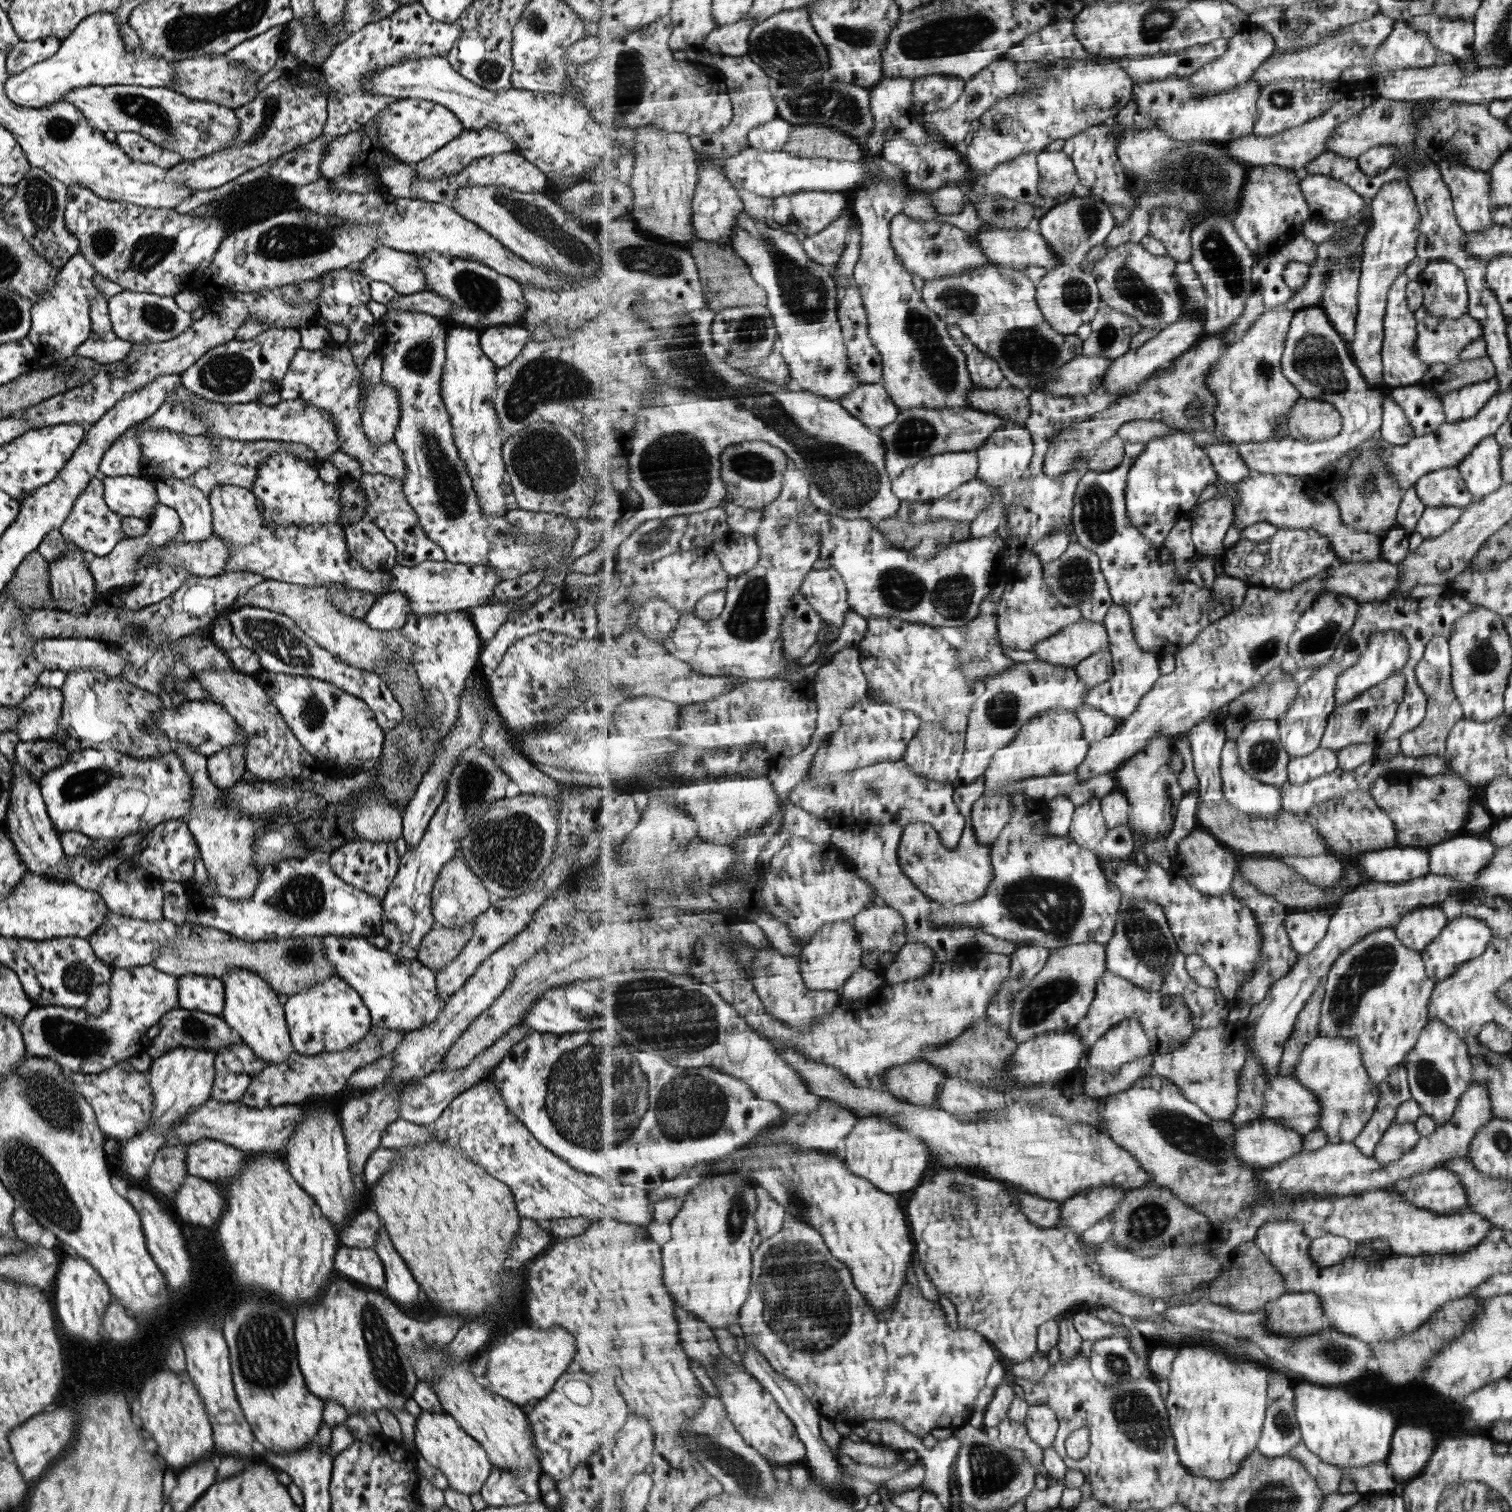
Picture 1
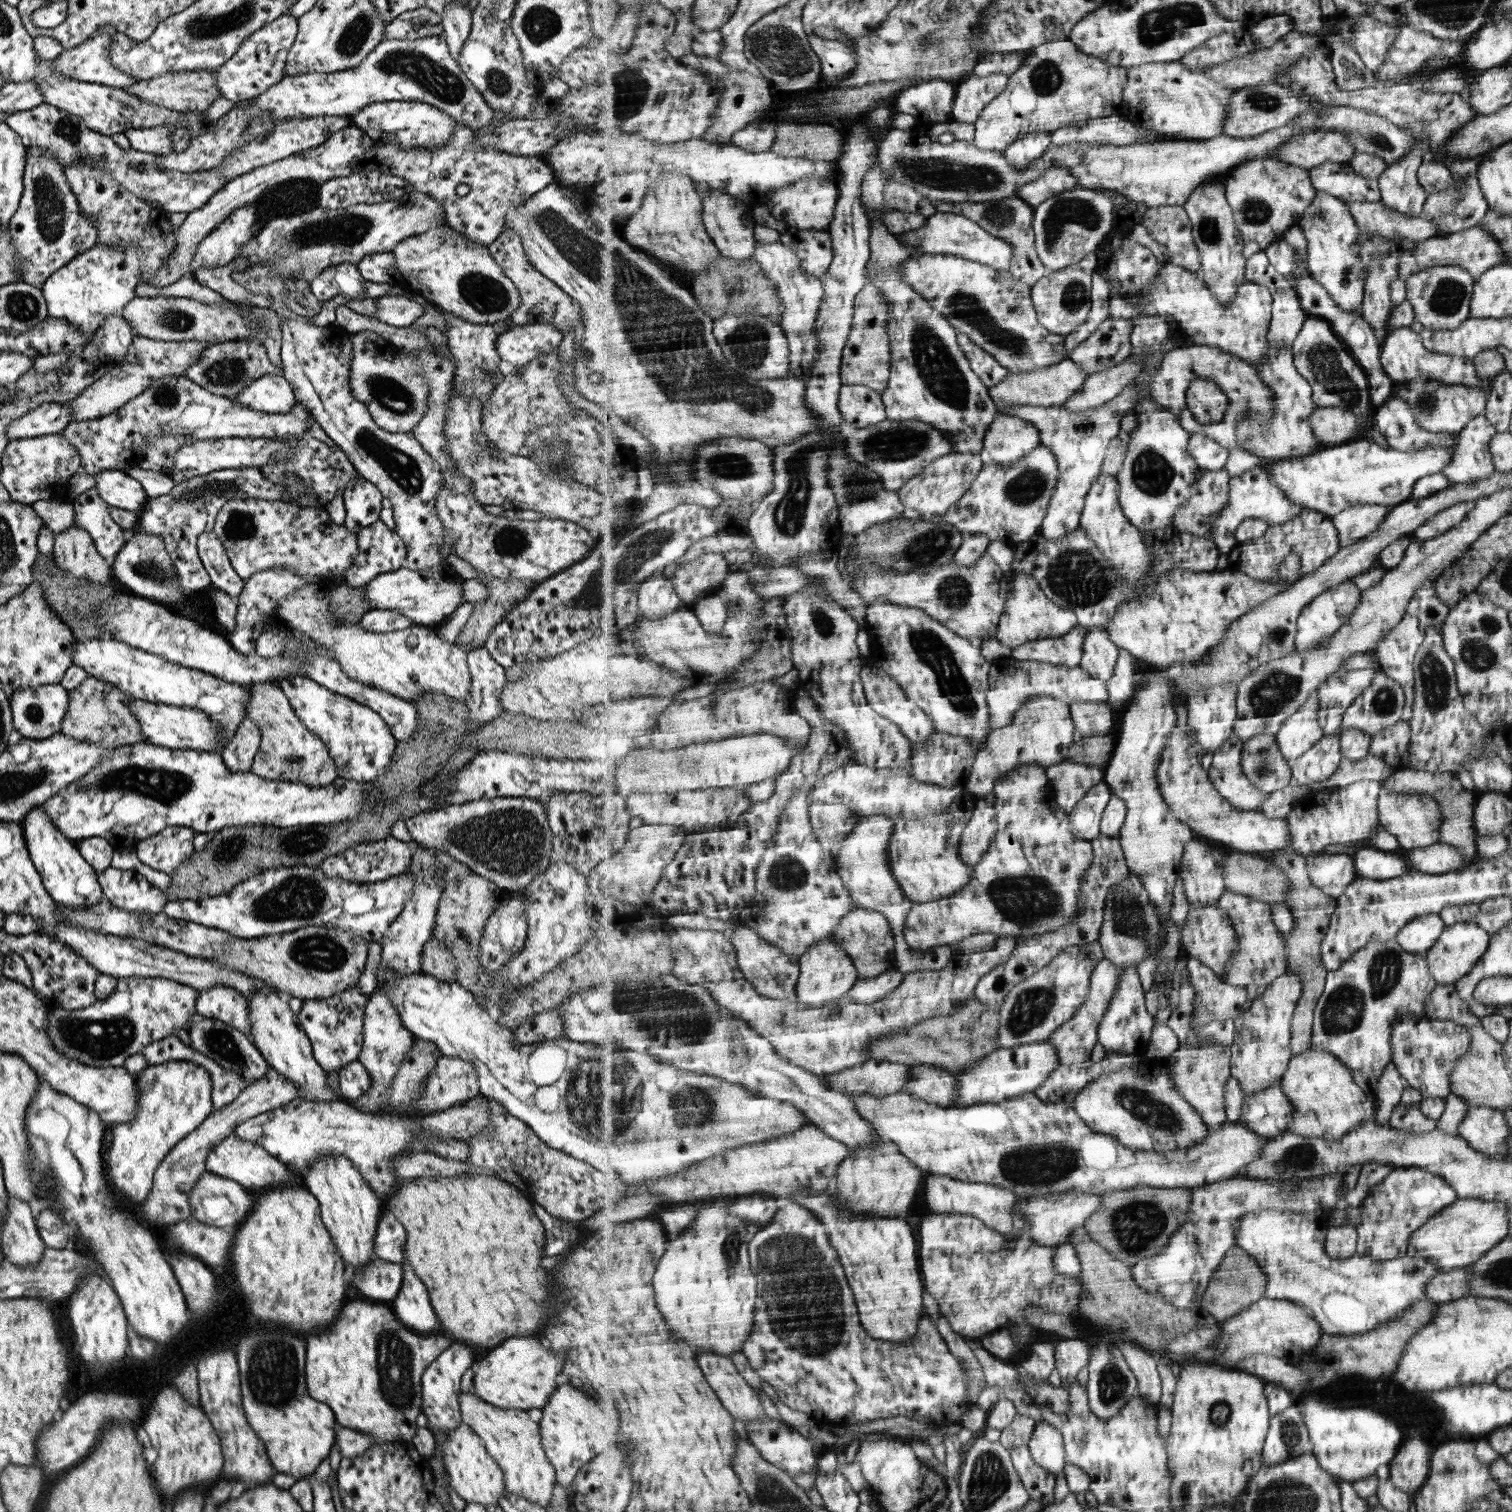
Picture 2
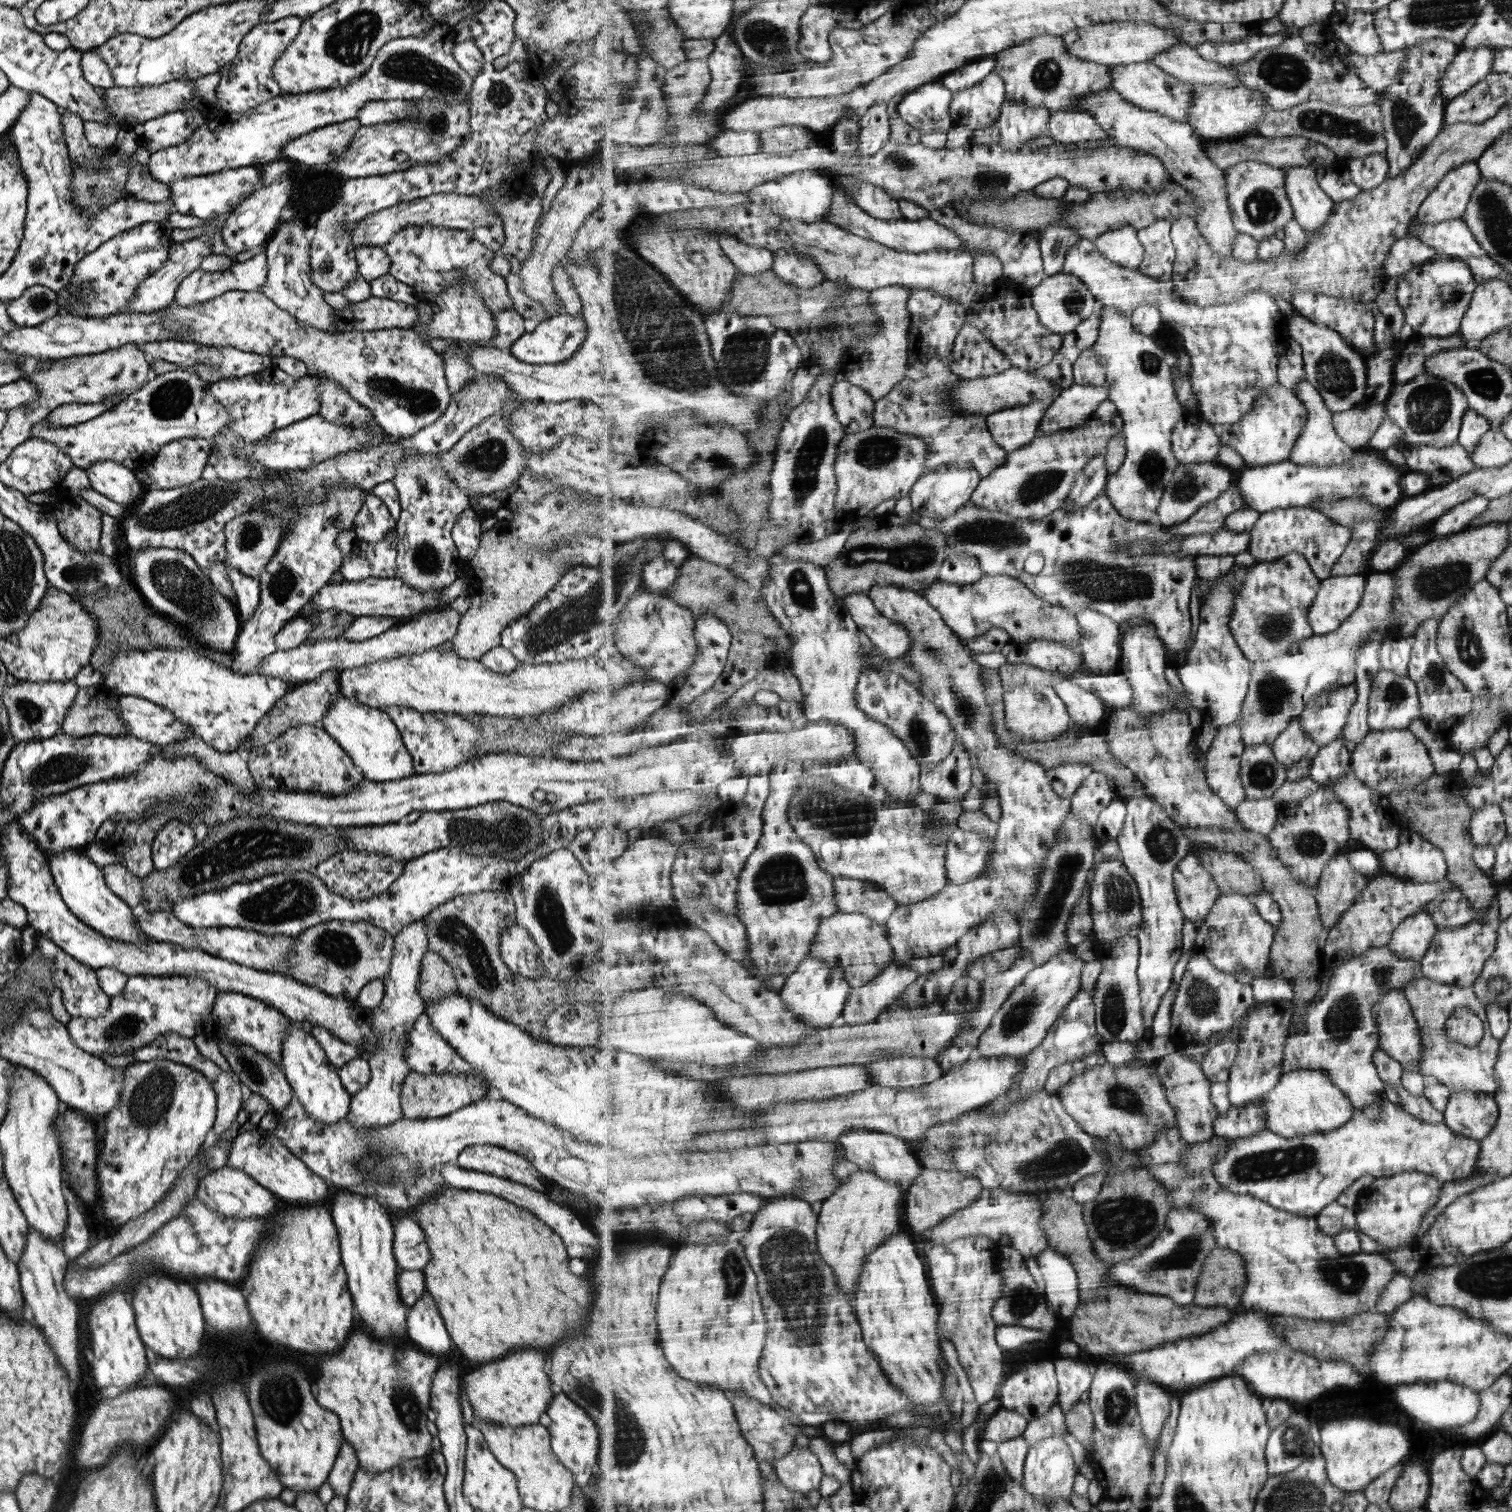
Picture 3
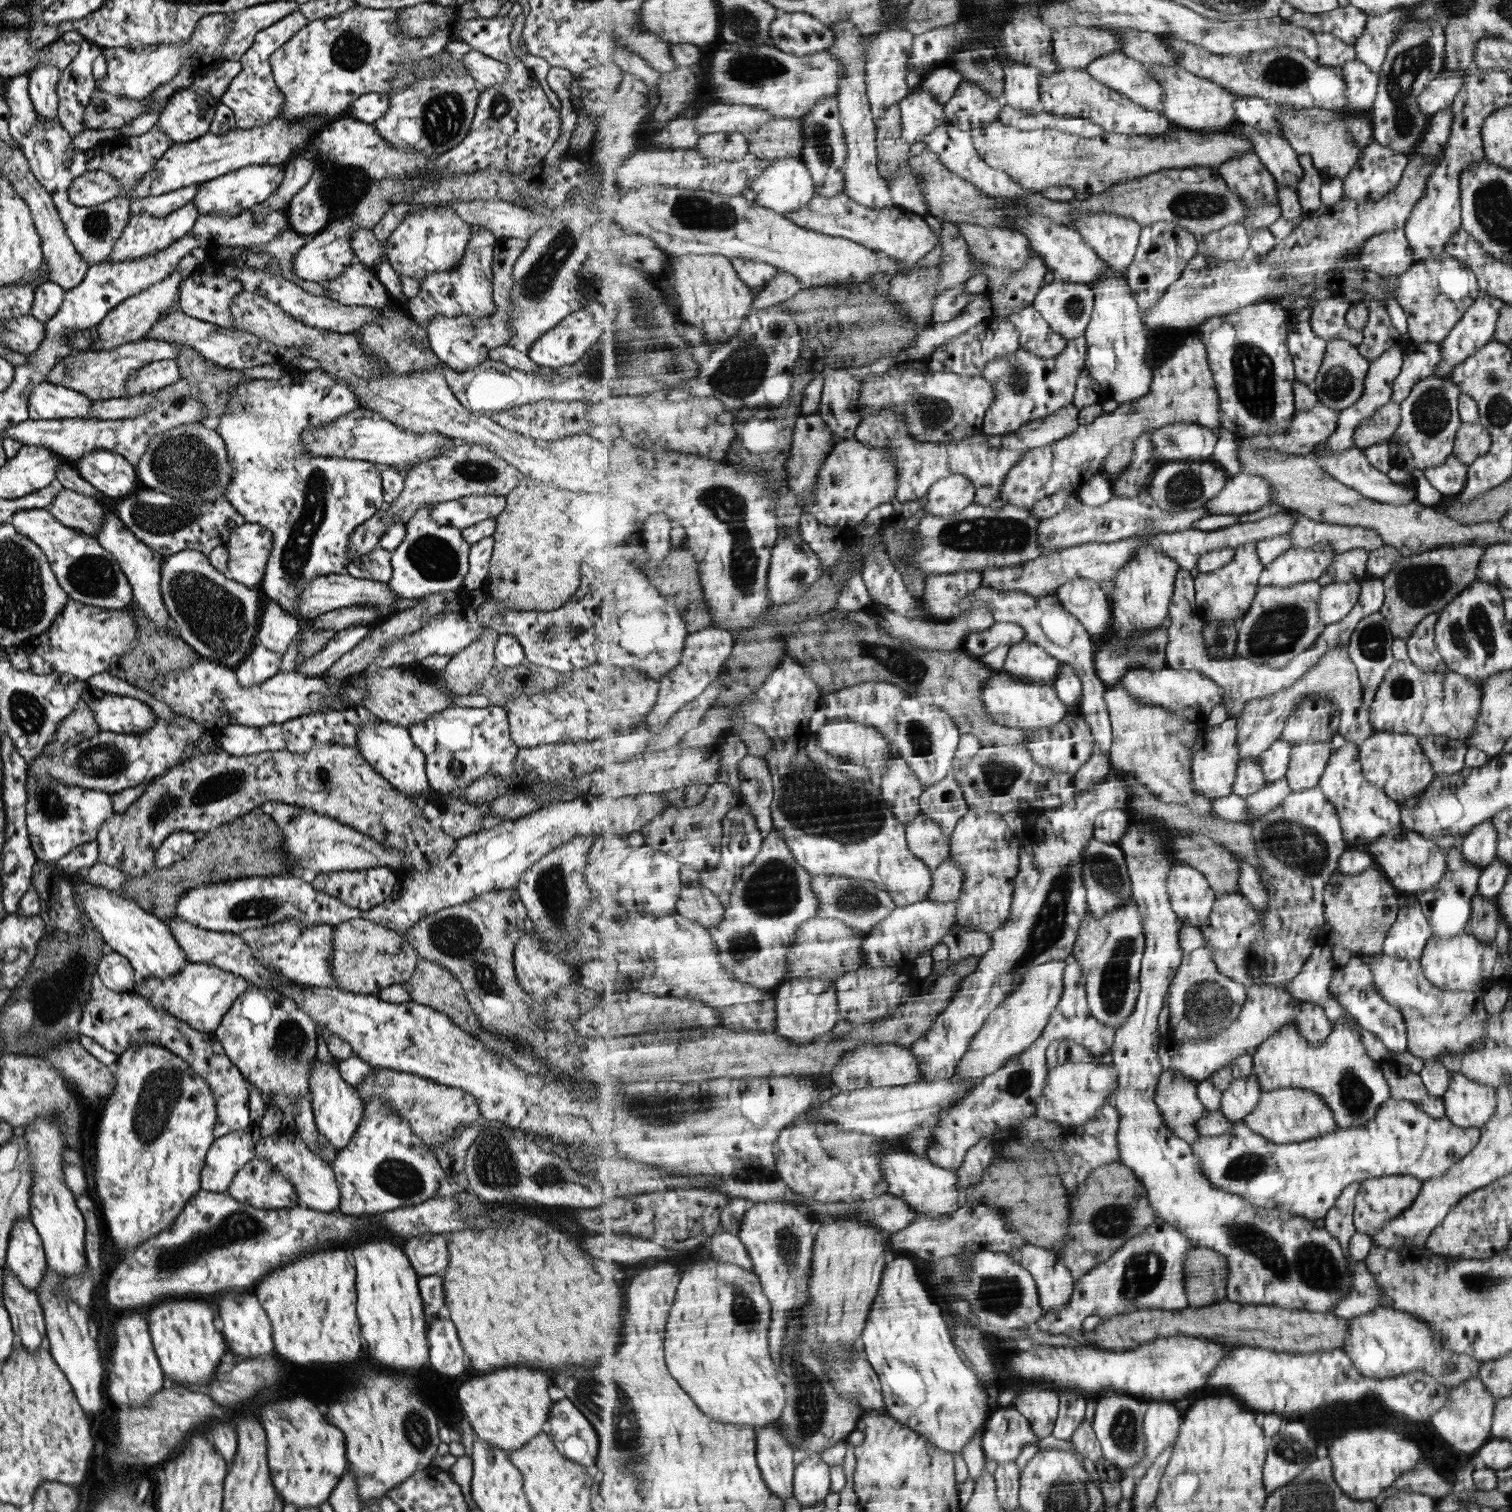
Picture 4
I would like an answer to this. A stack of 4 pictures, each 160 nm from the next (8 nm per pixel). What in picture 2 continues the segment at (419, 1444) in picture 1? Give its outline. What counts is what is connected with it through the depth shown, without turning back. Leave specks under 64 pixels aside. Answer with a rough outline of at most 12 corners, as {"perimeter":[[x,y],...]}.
{"perimeter":[[465,1423],[441,1444],[465,1503],[497,1505],[503,1472]]}

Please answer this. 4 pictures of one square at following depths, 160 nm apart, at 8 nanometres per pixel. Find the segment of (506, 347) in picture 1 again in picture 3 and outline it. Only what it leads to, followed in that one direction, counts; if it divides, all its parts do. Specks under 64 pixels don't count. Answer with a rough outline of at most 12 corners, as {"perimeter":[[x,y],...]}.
{"perimeter":[[580,312],[543,318],[508,351],[553,366],[585,338]]}

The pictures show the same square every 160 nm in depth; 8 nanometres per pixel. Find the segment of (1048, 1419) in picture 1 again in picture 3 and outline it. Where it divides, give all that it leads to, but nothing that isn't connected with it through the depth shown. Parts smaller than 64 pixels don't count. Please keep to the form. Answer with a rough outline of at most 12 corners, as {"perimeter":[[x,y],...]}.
{"perimeter":[[1063,1438],[1030,1446],[1027,1494],[1071,1503],[1079,1471]]}

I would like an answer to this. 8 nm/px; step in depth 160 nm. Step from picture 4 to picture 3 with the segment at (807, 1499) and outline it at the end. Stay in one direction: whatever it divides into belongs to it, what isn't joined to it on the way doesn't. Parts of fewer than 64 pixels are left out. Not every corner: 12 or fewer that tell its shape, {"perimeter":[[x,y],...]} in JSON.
{"perimeter":[[793,1446],[772,1467],[789,1490],[809,1496],[826,1475],[819,1456]]}

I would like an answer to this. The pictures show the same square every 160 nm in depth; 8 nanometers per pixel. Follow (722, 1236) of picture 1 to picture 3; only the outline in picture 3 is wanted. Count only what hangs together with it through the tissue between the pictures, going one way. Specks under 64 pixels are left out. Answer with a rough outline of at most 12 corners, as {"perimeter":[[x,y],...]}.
{"perimeter":[[740,1235],[677,1245],[660,1340],[687,1380],[778,1402]]}

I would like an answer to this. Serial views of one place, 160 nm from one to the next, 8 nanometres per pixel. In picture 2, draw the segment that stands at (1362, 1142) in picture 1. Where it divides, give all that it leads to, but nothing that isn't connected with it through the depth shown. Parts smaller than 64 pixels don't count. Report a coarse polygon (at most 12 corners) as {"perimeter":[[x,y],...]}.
{"perimeter":[[1387,1065],[1375,1092],[1375,1121],[1390,1122],[1406,1082]]}

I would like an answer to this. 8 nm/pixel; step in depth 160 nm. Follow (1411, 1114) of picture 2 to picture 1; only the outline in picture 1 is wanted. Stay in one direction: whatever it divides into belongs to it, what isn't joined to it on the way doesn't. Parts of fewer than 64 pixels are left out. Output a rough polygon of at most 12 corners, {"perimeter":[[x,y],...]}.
{"perimeter":[[1395,1121],[1377,1145],[1383,1164],[1410,1153],[1421,1138],[1415,1122]]}

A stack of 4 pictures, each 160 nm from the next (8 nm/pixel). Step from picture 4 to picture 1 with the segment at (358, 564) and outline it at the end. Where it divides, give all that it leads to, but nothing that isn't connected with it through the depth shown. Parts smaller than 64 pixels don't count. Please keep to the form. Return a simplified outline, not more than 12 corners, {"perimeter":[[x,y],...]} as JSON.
{"perimeter":[[371,521],[344,527],[347,551],[368,571],[394,565],[395,547]]}

